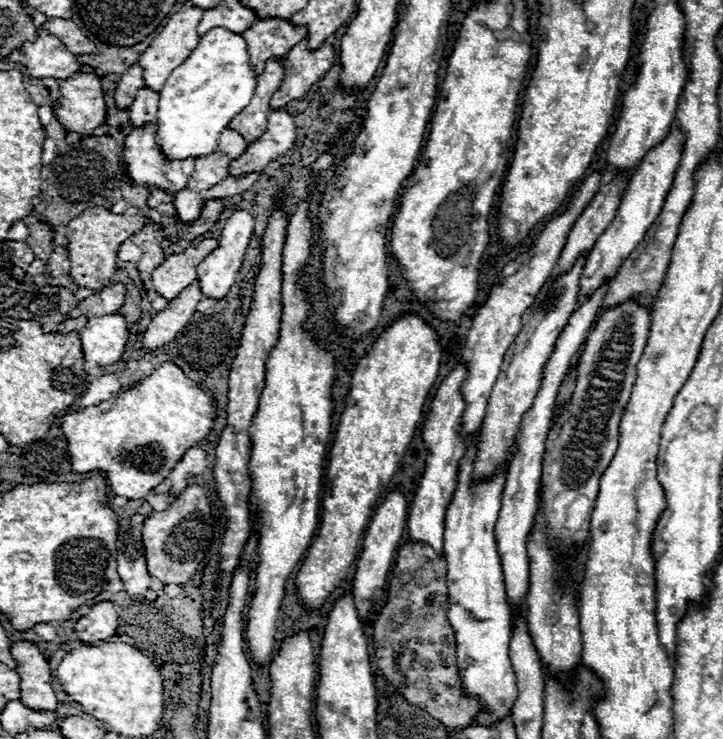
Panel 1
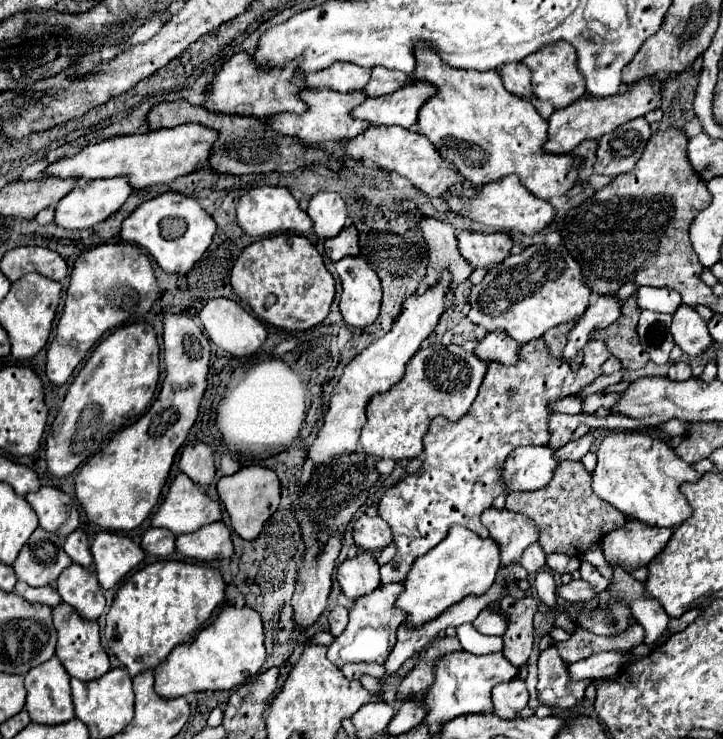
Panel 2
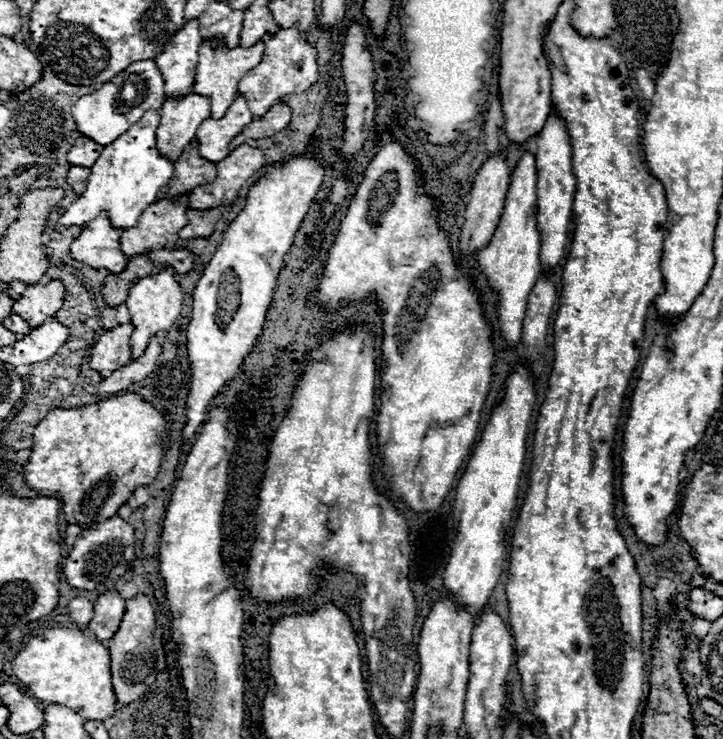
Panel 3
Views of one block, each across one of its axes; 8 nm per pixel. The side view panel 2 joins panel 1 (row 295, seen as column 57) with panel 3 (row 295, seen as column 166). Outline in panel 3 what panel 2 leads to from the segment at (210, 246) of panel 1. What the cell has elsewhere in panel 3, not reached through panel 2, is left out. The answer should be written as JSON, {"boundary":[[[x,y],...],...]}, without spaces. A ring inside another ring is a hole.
{"boundary":[[[166,268],[166,270],[162,270],[162,272],[154,274],[154,276],[140,278],[132,286],[130,296],[126,300],[126,306],[128,306],[128,312],[130,312],[130,322],[134,326],[134,332],[130,336],[132,360],[142,356],[142,352],[146,350],[146,346],[148,346],[152,336],[156,336],[158,332],[168,332],[174,326],[176,318],[182,312],[182,300],[184,300],[184,294],[182,294],[180,284],[174,278],[174,270],[172,268]]]}

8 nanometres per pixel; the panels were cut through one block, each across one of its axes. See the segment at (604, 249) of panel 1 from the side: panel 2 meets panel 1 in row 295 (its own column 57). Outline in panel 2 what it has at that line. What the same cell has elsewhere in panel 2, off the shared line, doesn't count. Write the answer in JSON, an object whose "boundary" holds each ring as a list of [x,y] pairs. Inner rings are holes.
{"boundary":[[[76,564],[66,568],[56,580],[56,590],[62,602],[70,604],[84,620],[98,620],[104,612],[106,600],[102,588],[88,568],[78,568]]]}

